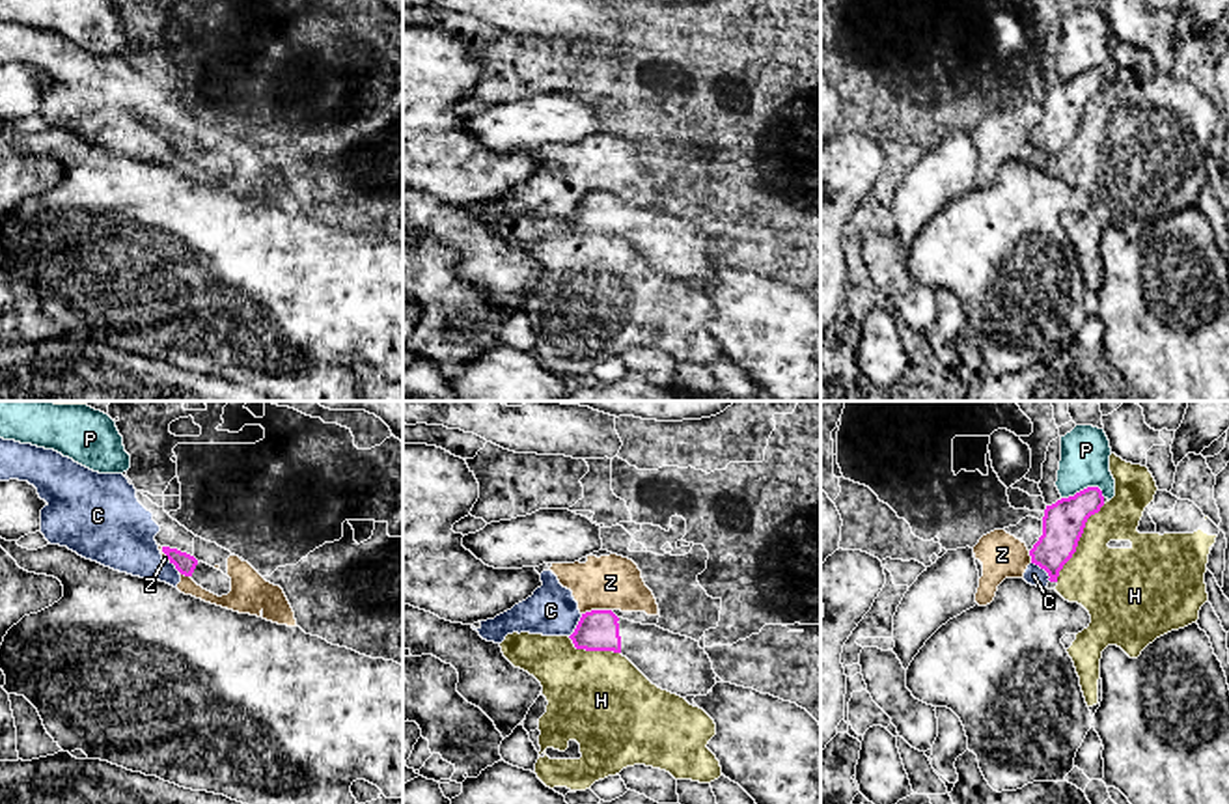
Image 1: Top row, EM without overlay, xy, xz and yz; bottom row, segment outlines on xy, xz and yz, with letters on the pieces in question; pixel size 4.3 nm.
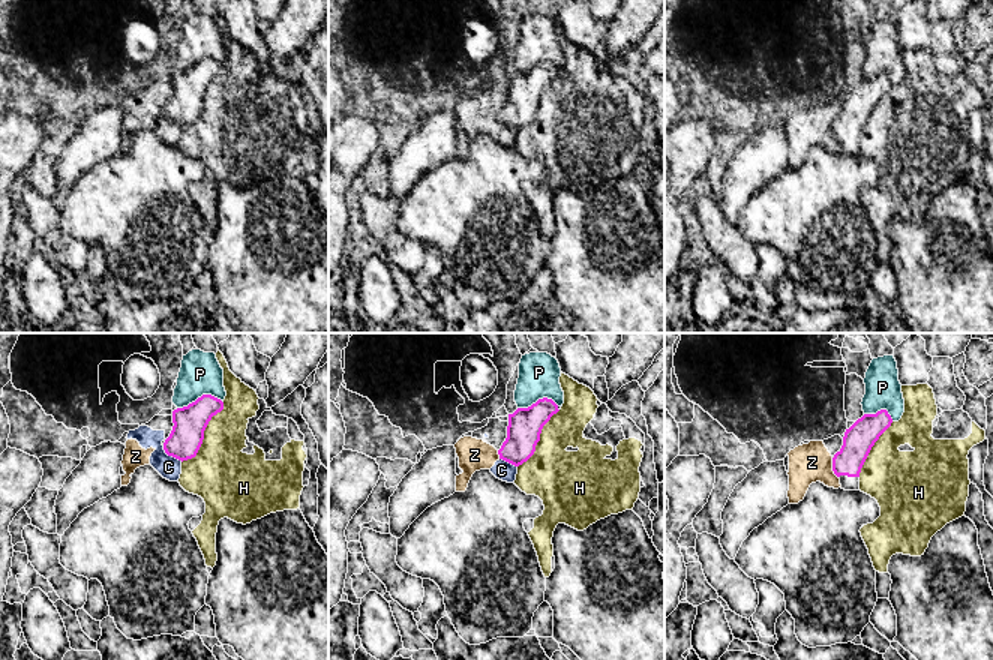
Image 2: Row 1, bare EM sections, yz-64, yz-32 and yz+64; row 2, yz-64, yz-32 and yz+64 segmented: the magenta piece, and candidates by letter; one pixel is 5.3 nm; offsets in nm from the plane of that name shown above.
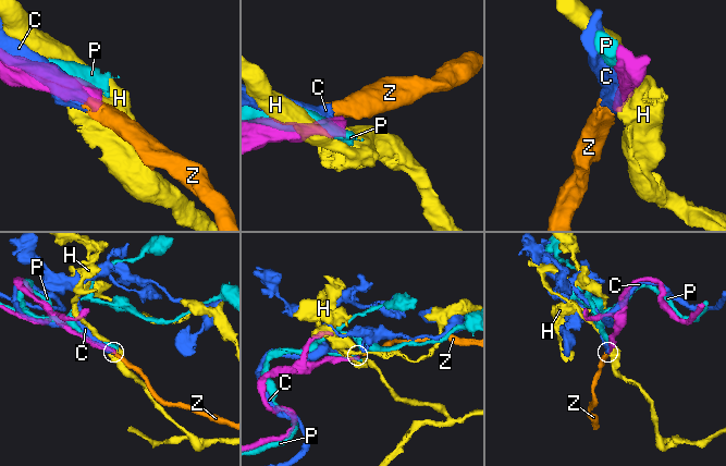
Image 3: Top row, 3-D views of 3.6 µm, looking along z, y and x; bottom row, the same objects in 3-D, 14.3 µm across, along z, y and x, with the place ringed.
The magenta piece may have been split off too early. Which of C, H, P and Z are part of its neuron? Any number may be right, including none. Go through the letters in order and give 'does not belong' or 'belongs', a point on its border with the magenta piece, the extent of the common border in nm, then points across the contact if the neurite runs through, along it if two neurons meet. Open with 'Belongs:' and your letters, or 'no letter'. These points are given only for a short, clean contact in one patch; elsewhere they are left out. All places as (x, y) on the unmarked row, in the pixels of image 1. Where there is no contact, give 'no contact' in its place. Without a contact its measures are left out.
Belongs: no letter
C: does not belong; meets magenta in yz at (1043, 150); contact 120 nm long
H: does not belong; meets magenta in yz at (1078, 122); contact 400 nm long
P: does not belong; meets magenta in yz at (1084, 71); contact 190 nm long
Z: does not belong; meets magenta in xz at (595, 193); contact 130 nm long; border along xz (610, 191), (592, 191), (582, 196)

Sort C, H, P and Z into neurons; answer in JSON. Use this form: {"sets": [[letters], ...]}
{"sets": [["C", "Z"], ["H"], ["P"]]}

